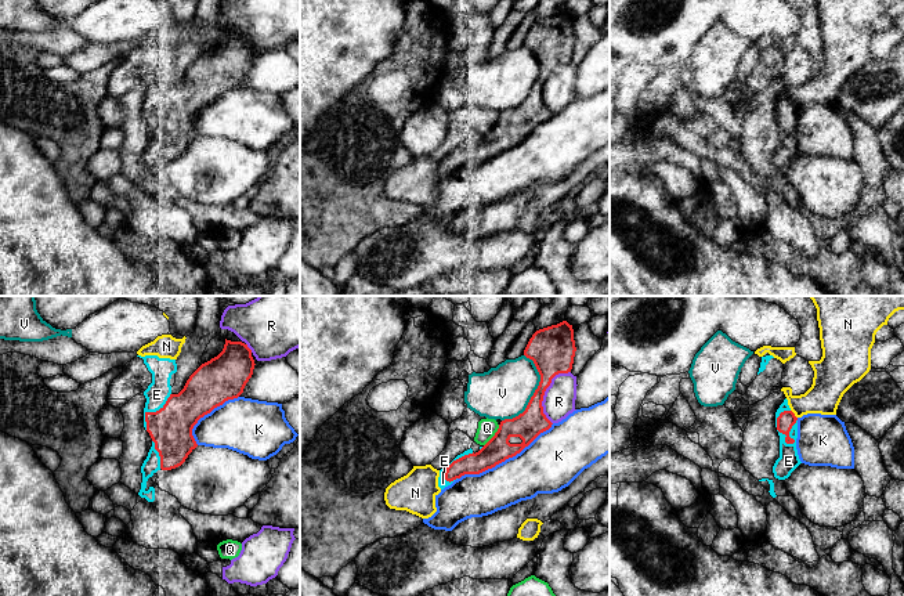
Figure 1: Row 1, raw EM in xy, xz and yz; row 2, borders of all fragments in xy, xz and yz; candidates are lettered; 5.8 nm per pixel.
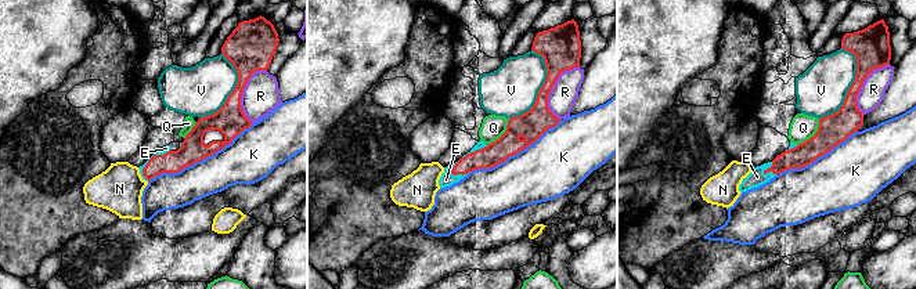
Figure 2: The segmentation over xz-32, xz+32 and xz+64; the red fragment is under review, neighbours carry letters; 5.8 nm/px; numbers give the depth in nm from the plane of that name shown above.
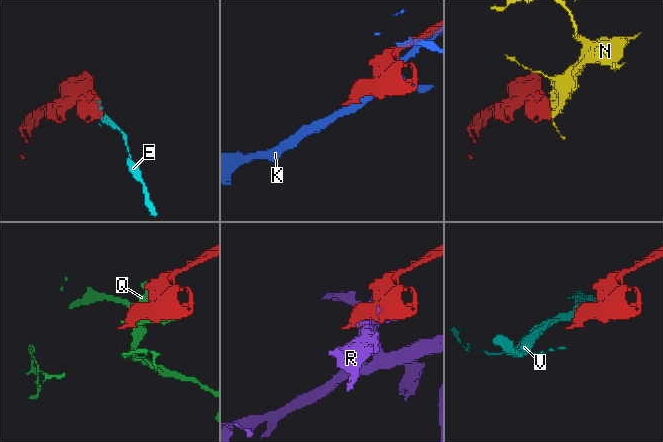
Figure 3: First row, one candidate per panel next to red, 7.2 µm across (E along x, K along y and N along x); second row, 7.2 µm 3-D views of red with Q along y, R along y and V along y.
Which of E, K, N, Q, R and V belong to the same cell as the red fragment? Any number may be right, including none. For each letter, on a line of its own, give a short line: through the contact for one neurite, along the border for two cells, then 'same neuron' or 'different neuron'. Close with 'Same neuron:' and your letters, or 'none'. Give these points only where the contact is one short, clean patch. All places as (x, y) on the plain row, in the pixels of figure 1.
E: same neuron
K: different neuron
N: different neuron
Q: different neuron
R: different neuron
V: different neuron
Same neuron: E

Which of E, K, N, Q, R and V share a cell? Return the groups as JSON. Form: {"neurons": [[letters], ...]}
{"neurons": [["E"], ["K"], ["N"], ["Q"], ["R"], ["V"]]}

